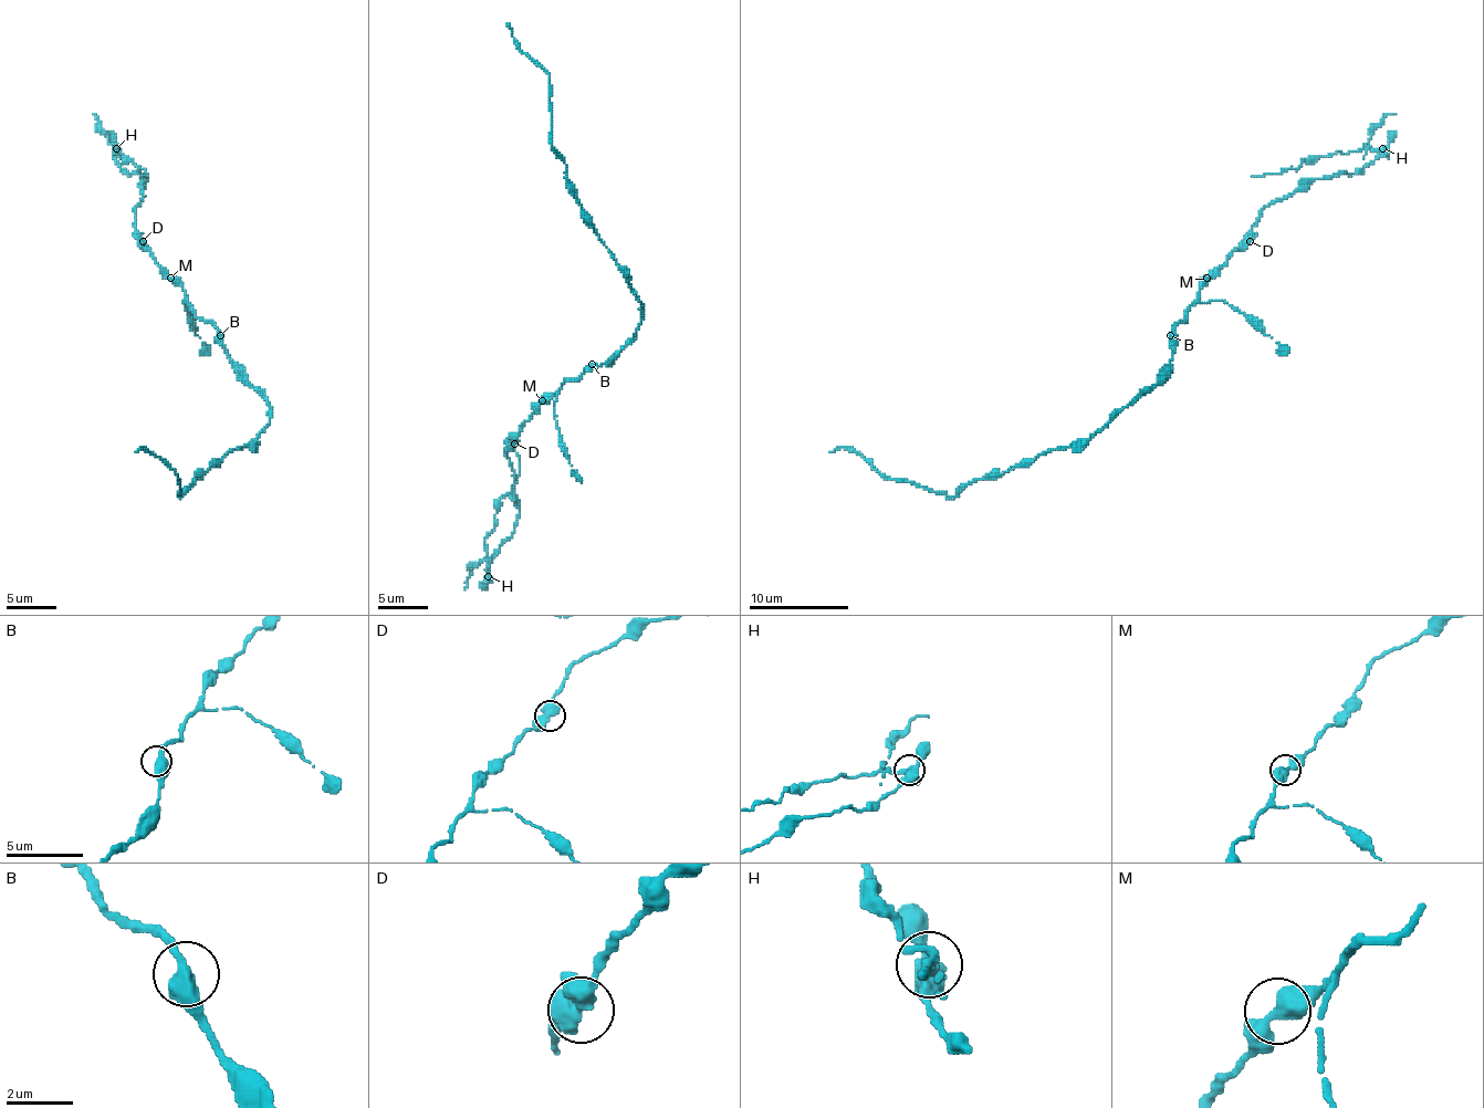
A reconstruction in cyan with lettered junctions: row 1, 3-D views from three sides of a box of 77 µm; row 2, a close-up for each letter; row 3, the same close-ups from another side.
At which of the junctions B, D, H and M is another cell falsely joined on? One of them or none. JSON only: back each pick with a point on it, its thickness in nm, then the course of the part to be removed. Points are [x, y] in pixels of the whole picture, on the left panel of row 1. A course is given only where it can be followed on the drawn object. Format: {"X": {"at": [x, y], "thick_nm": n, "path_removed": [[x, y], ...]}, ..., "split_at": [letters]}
{"H": {"at": [116, 148], "thick_nm": 400, "path_removed": [[115, 148], [113, 154], [123, 154], [148, 174], [140, 176]]}, "split_at": ["H"]}

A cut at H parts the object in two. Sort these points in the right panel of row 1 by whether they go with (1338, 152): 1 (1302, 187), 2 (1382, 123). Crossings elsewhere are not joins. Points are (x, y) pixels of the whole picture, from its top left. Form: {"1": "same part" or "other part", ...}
{"1": "other part", "2": "same part"}

